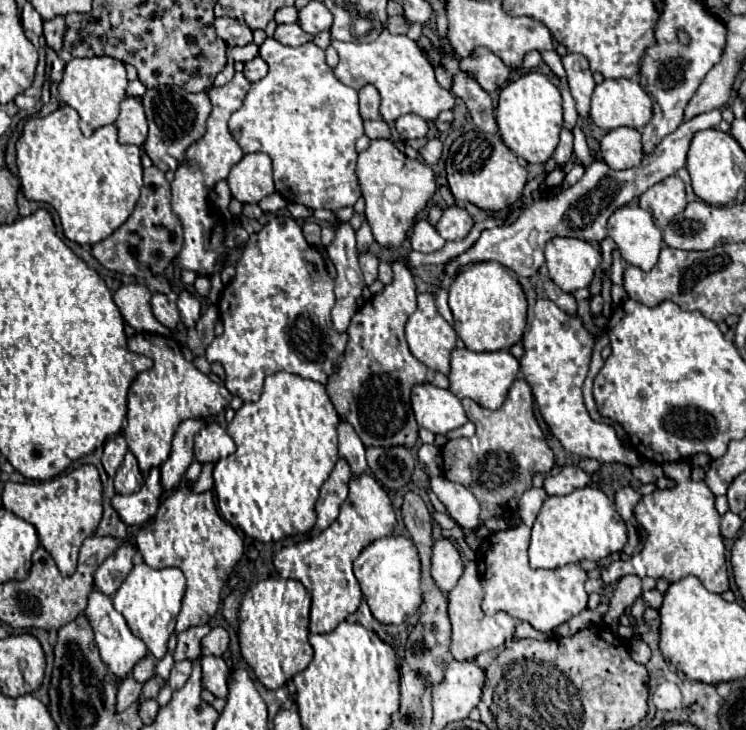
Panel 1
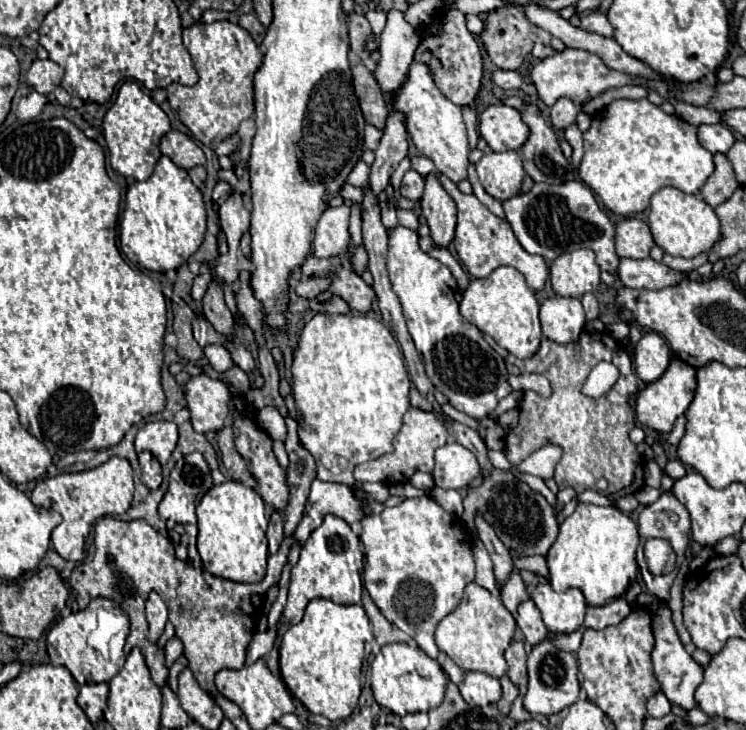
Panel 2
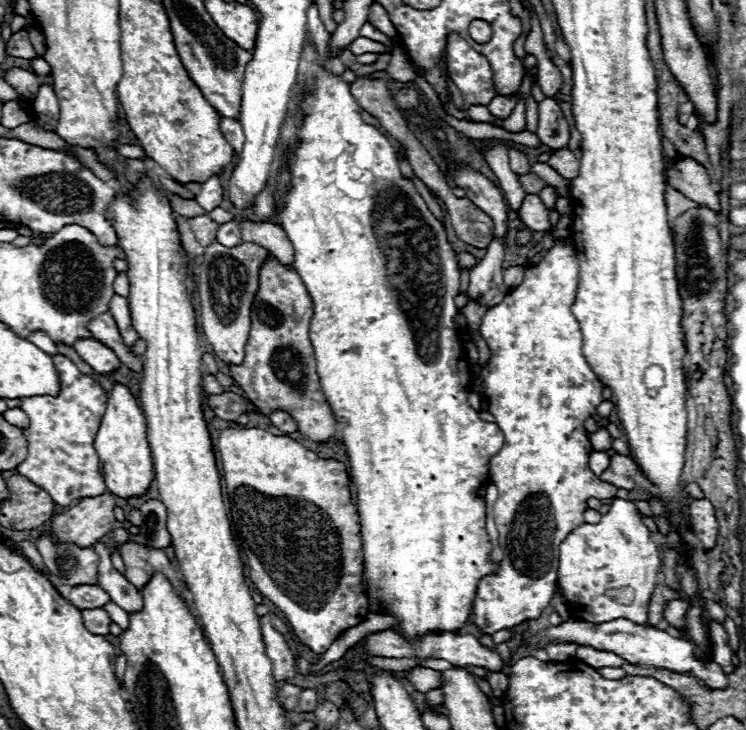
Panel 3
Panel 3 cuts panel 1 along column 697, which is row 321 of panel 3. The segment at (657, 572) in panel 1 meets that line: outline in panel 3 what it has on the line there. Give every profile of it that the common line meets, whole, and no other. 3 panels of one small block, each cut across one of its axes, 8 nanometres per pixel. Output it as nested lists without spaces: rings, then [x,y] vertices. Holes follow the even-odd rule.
[[[568,244],[566,248],[562,246],[554,246],[550,248],[550,252],[546,254],[546,258],[534,266],[528,266],[526,272],[524,272],[524,280],[520,286],[516,286],[514,290],[508,292],[508,296],[504,296],[504,300],[496,306],[492,306],[486,316],[482,318],[482,324],[478,328],[478,334],[486,340],[492,356],[490,356],[490,362],[480,370],[480,382],[484,386],[484,396],[486,396],[486,402],[488,402],[488,412],[496,418],[496,424],[498,428],[502,430],[504,434],[504,446],[498,454],[494,454],[488,462],[488,470],[490,470],[490,478],[492,482],[496,484],[498,488],[498,500],[494,504],[494,510],[492,510],[492,516],[496,520],[496,526],[498,526],[498,532],[500,532],[500,546],[504,550],[504,558],[498,566],[498,572],[496,574],[488,574],[484,576],[480,582],[478,582],[478,588],[476,588],[476,598],[474,598],[474,606],[472,606],[472,612],[474,612],[474,624],[480,628],[480,632],[486,632],[486,634],[494,634],[498,630],[504,630],[504,628],[512,628],[528,618],[538,618],[542,614],[542,610],[550,604],[552,596],[554,596],[554,588],[556,588],[556,578],[558,578],[558,556],[560,556],[560,544],[562,540],[566,538],[568,532],[572,532],[574,528],[578,528],[582,522],[584,522],[584,516],[582,512],[588,508],[586,500],[590,496],[594,498],[600,498],[600,500],[606,500],[606,498],[614,498],[616,496],[616,486],[614,484],[606,484],[602,482],[588,466],[588,456],[592,454],[592,444],[590,444],[590,436],[584,428],[584,420],[594,416],[596,414],[596,408],[598,404],[602,402],[602,382],[598,380],[598,376],[592,372],[590,364],[586,362],[586,356],[582,352],[582,332],[580,332],[580,324],[578,320],[574,318],[574,314],[570,312],[570,306],[574,302],[574,294],[576,294],[576,284],[578,284],[578,260],[576,260],[576,252],[572,248],[572,244]]]

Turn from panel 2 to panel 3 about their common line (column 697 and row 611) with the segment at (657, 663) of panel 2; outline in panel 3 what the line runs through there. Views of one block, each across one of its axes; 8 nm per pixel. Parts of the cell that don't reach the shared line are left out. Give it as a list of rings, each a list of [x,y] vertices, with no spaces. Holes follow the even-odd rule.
[[[668,600],[664,606],[664,620],[674,626],[678,632],[686,630],[686,614],[690,608],[690,600]]]

